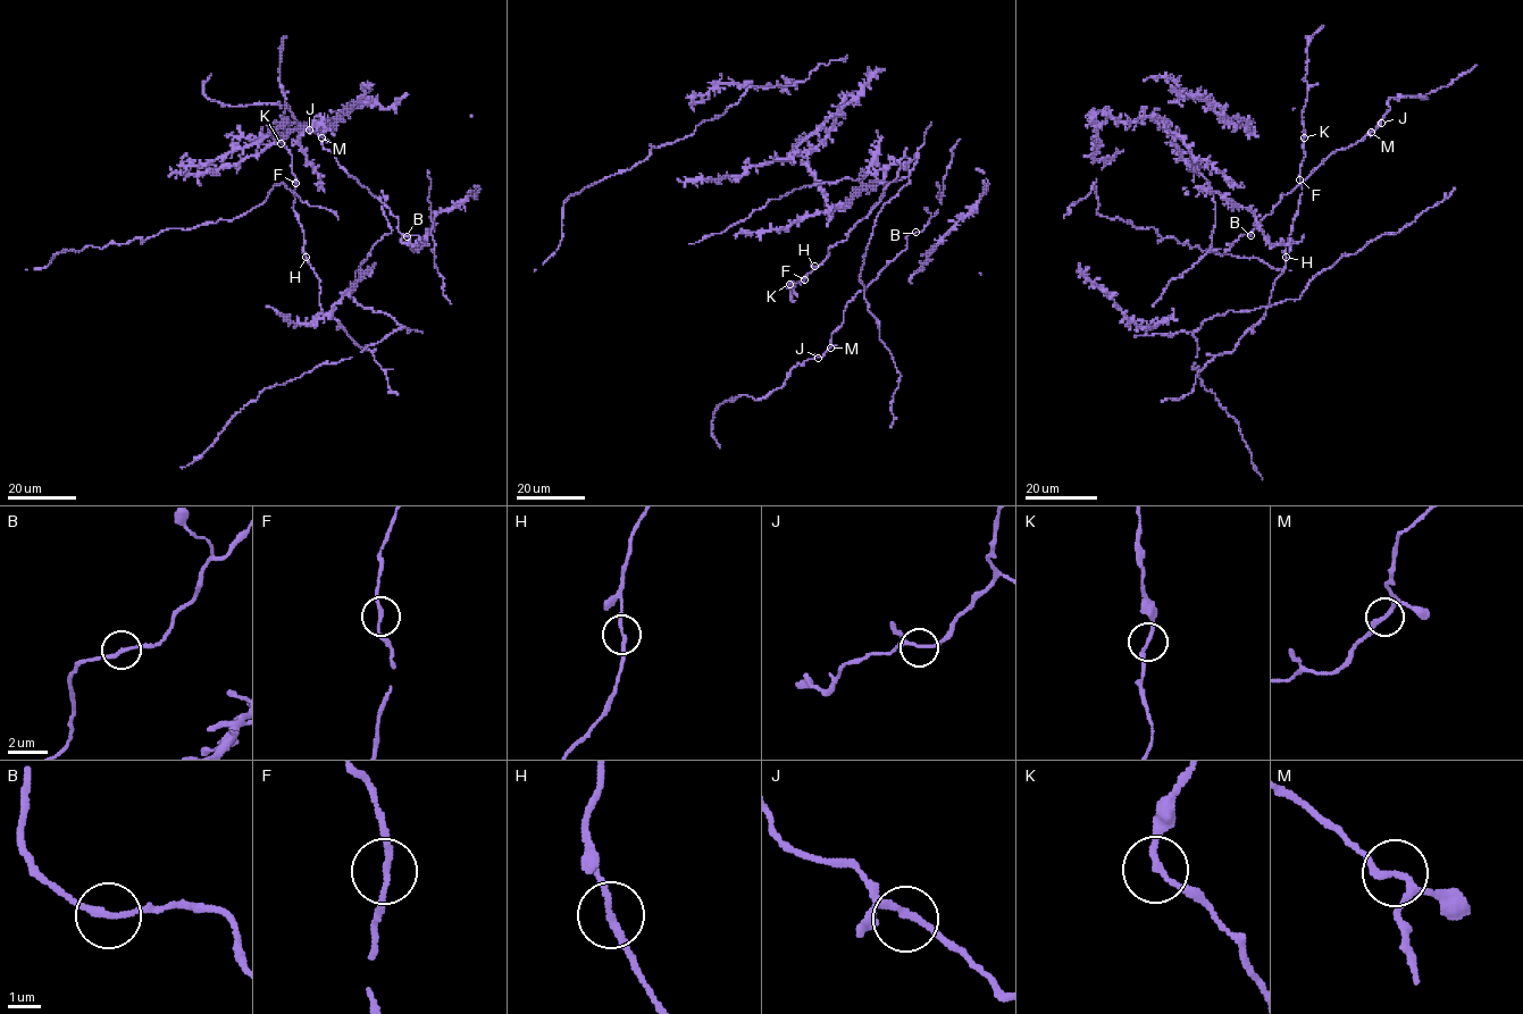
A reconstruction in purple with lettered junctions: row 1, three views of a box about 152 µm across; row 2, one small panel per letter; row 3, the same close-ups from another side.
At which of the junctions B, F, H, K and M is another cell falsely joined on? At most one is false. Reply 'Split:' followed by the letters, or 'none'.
Split: none

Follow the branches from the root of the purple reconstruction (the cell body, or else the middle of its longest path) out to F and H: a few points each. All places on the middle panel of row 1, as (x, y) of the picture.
F: (789, 284), (801, 284), (800, 281), (804, 279)
H: (789, 284), (801, 284), (800, 281), (804, 279), (803, 282), (814, 267)

